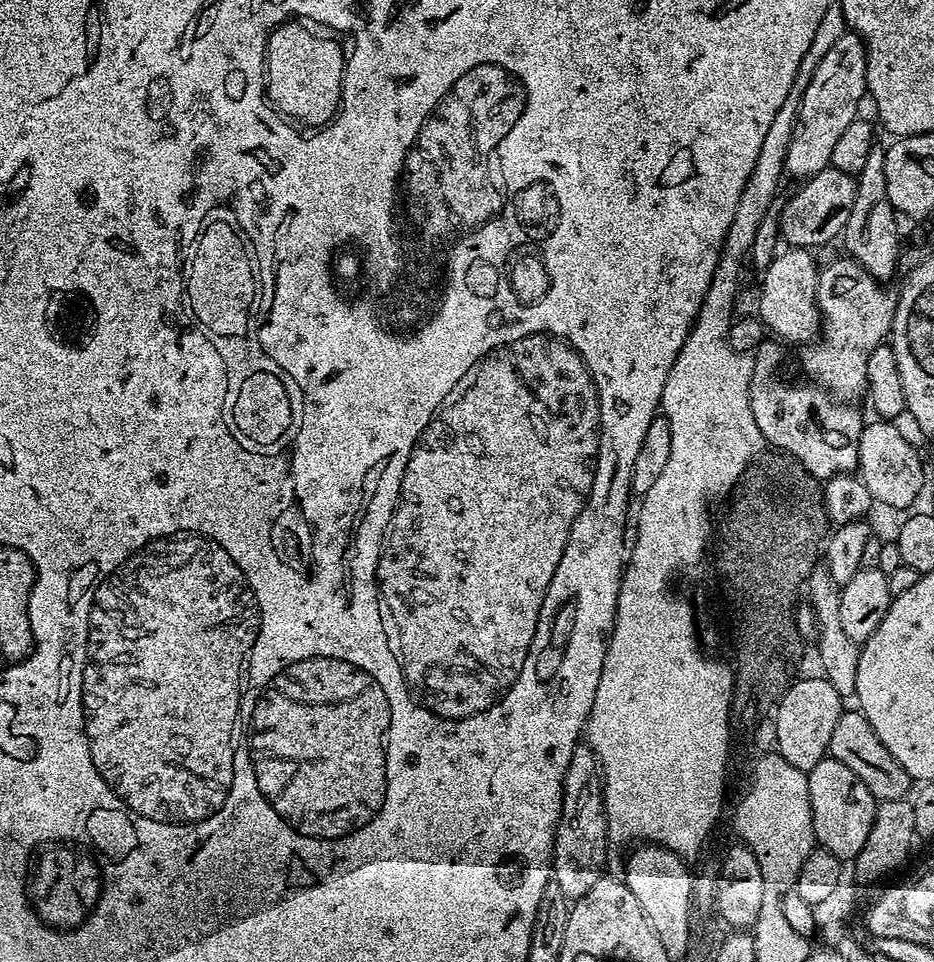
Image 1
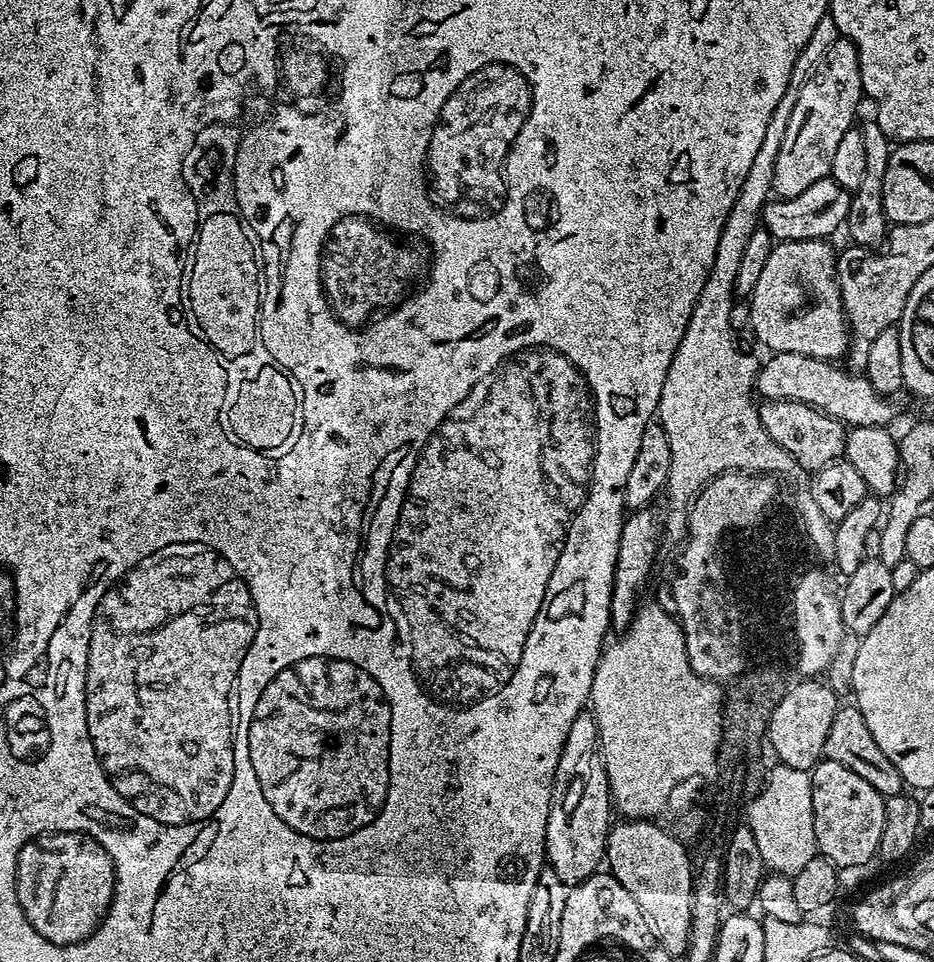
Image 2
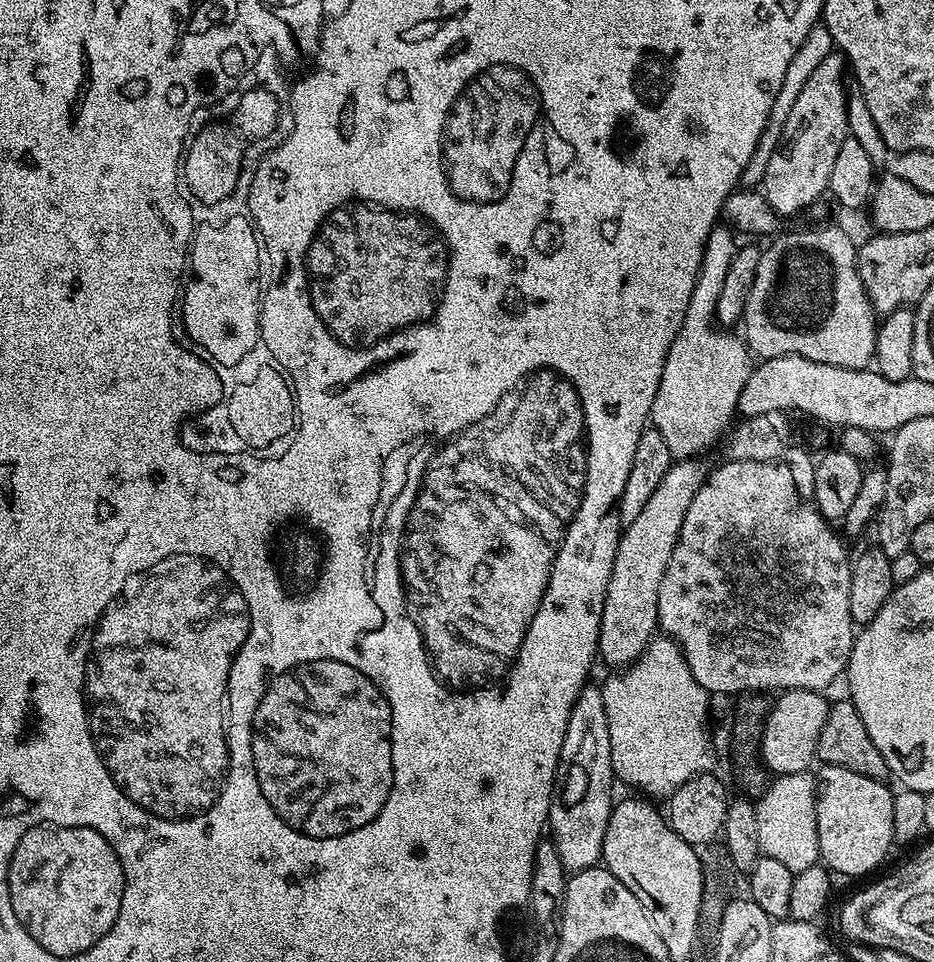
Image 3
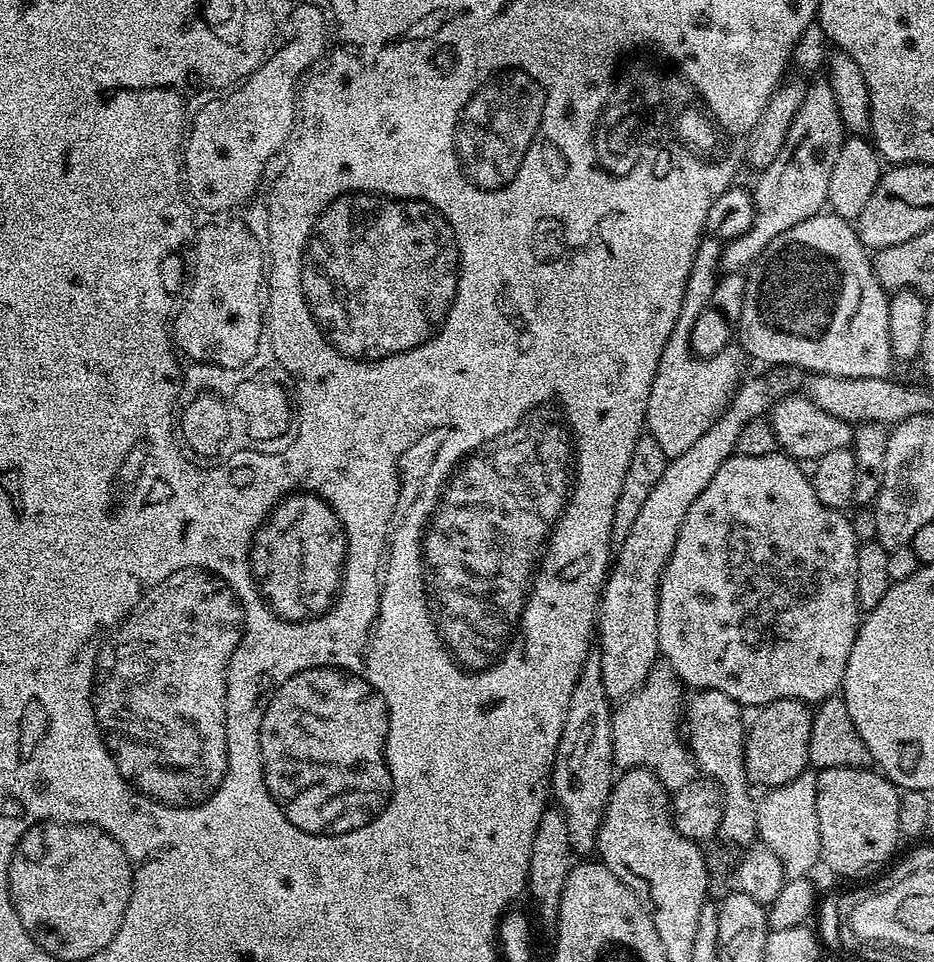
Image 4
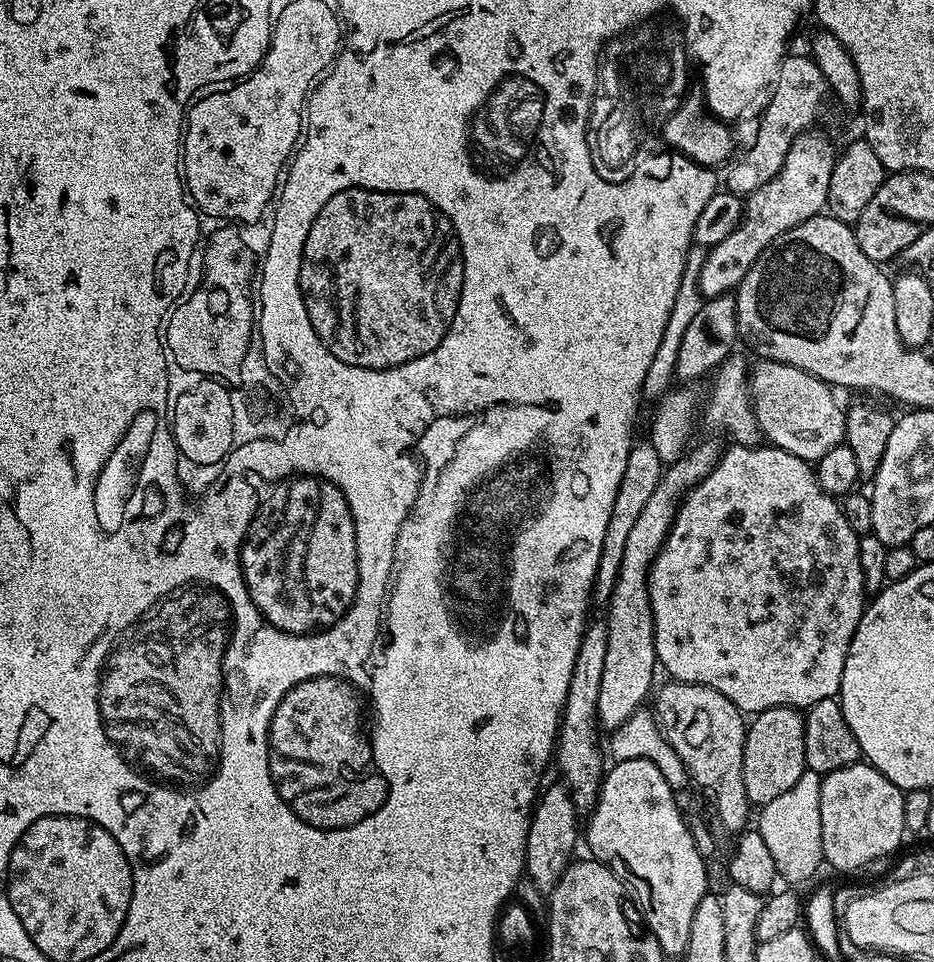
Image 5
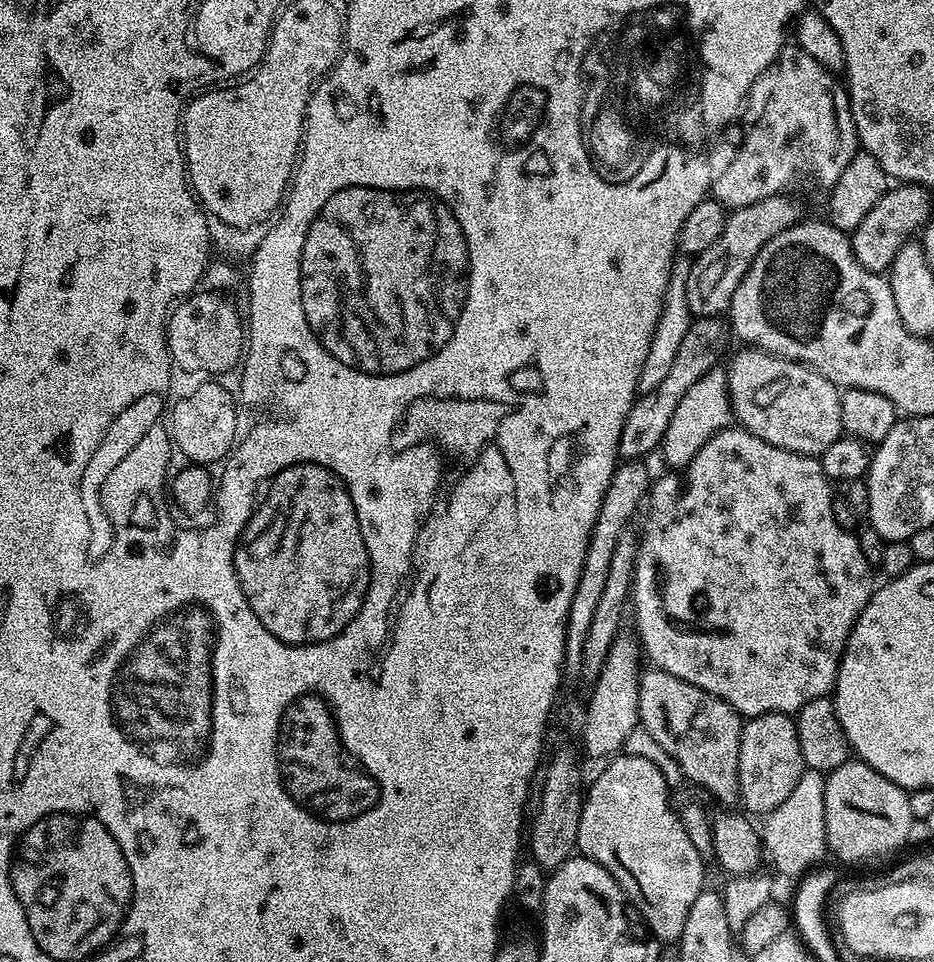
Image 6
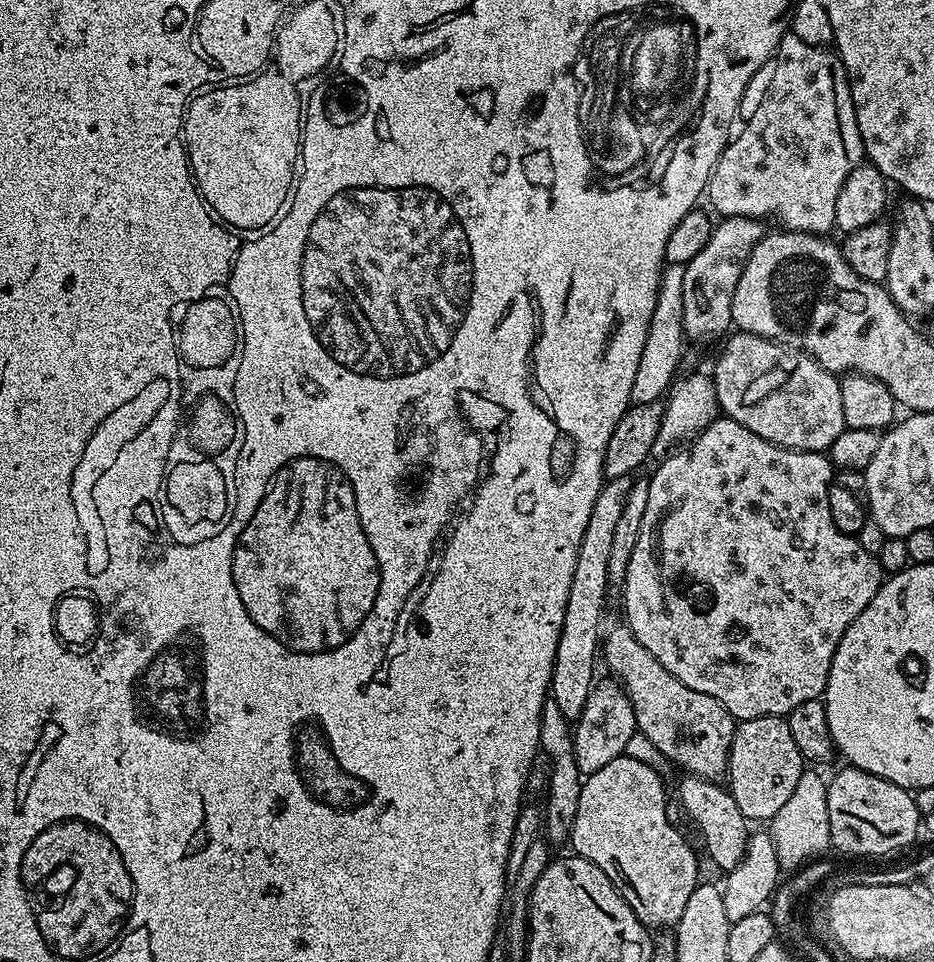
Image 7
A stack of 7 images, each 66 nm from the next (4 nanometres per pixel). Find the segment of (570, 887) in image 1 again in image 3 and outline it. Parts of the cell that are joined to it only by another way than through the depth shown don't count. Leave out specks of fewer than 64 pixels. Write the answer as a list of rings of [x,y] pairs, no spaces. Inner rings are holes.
[[[592,687],[582,689],[570,710],[570,722],[566,726],[566,738],[558,758],[556,791],[548,811],[550,839],[558,850],[558,858],[562,858],[564,871],[569,874],[597,867],[601,863],[606,826],[614,807],[610,726],[606,722],[603,691]]]

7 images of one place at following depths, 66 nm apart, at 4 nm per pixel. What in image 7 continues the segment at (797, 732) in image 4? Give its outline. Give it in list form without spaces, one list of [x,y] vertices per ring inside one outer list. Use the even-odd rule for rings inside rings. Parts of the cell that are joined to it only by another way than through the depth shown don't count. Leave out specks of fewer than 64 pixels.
[[[767,716],[737,723],[728,755],[726,787],[748,821],[770,822],[790,799],[790,794],[794,794],[794,786],[798,786],[798,778],[802,778],[804,771],[804,755],[794,743],[785,717]]]

